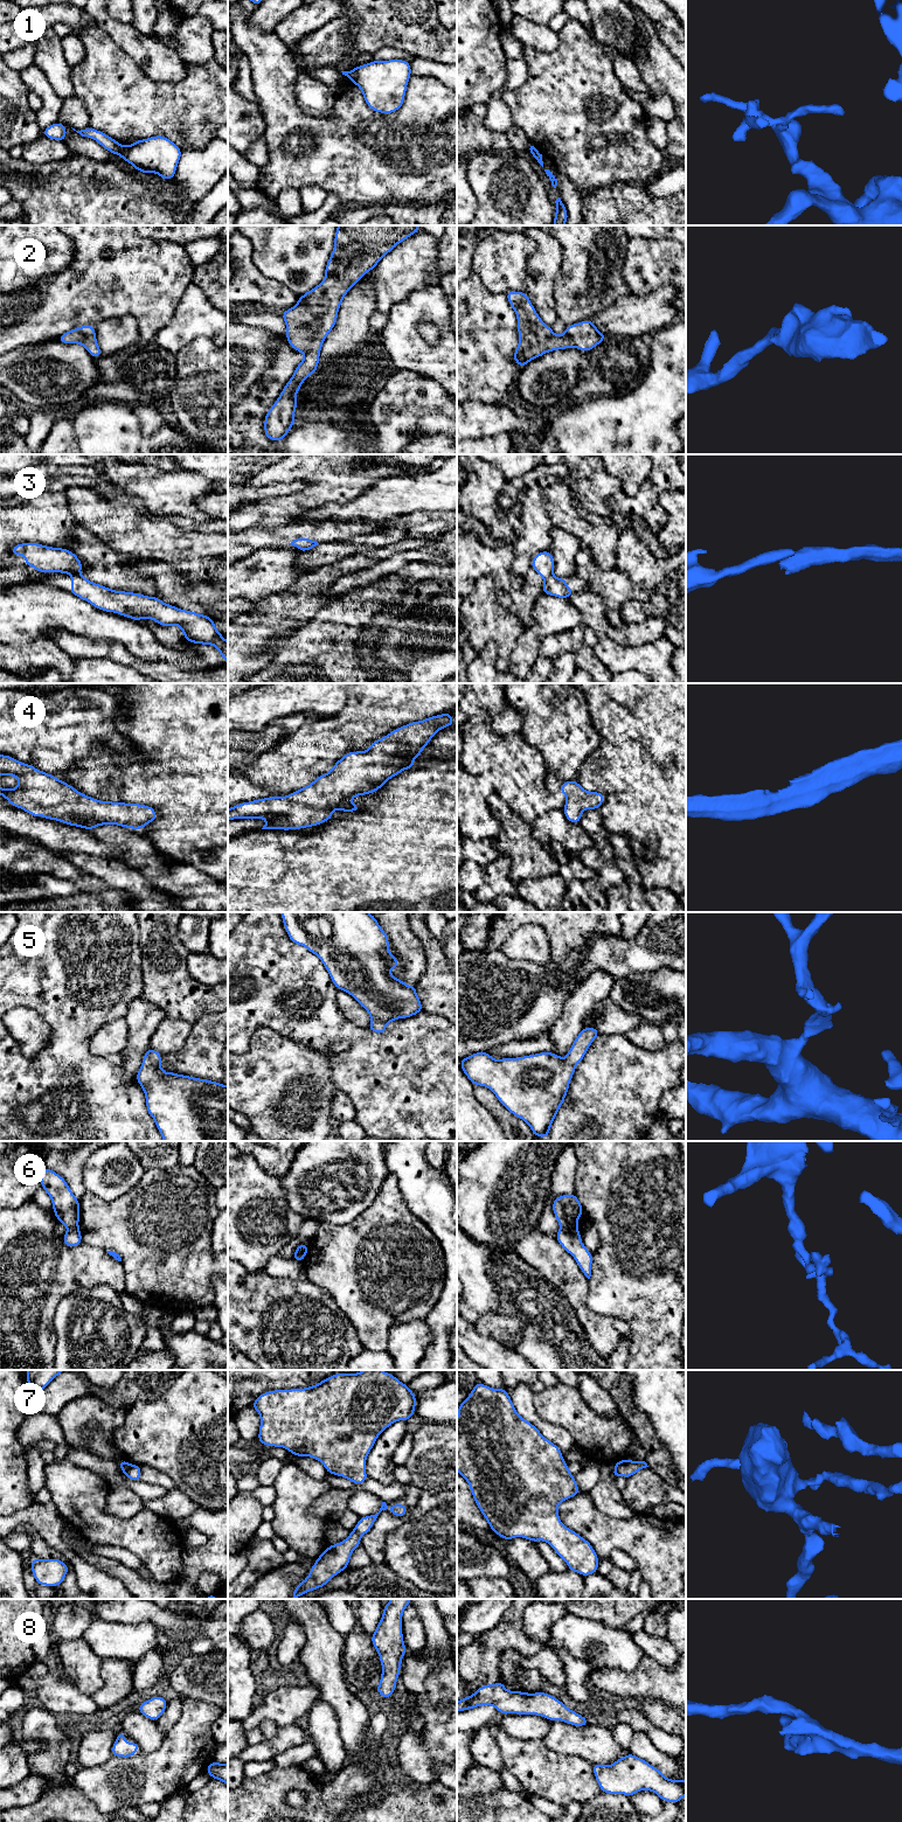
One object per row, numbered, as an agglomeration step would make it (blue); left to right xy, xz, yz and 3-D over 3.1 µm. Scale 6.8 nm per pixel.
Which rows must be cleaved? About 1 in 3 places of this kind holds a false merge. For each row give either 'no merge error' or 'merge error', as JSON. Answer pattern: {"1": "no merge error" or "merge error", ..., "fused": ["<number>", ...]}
{"1": "merge error", "2": "no merge error", "3": "merge error", "4": "no merge error", "5": "no merge error", "6": "merge error", "7": "merge error", "8": "no merge error", "fused": ["1", "3", "6", "7"]}

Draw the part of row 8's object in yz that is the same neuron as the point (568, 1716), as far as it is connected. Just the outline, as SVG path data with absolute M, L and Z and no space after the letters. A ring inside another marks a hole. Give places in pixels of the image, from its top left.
M504 1683L481 1685L469 1697L457 1702L457 1712L477 1706L491 1705L504 1716L536 1715L551 1722L561 1720L573 1726L587 1726L588 1719L567 1708L561 1701L543 1691L528 1694L525 1691L508 1691Z

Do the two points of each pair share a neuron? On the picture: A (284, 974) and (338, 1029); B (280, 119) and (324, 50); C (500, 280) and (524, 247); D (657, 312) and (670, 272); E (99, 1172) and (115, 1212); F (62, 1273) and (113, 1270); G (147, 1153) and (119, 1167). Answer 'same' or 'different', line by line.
A: same
B: different
C: same
D: different
E: different
F: same
G: different

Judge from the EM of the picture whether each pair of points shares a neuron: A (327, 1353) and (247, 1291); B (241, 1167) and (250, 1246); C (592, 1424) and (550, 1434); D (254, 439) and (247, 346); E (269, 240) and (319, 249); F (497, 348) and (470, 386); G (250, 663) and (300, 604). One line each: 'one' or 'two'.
A: one
B: one
C: two
D: two
E: one
F: one
G: one

